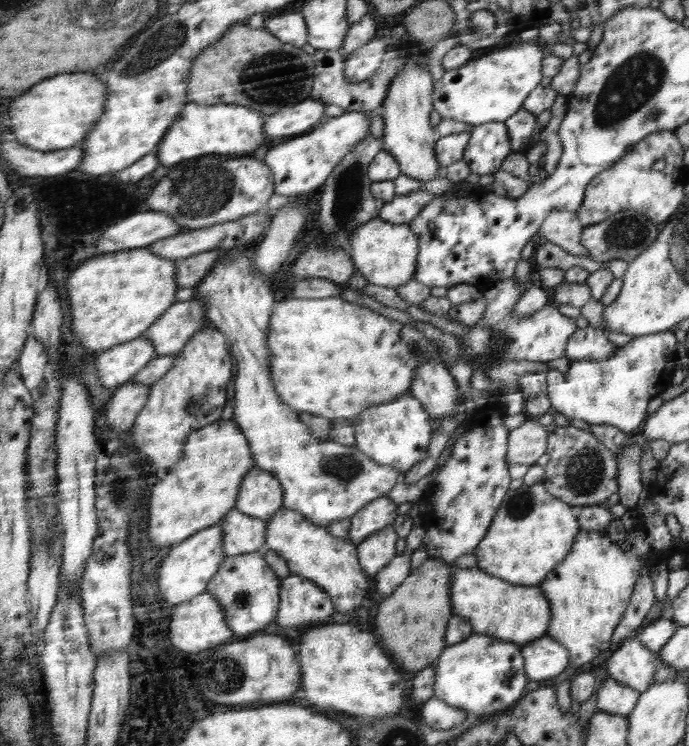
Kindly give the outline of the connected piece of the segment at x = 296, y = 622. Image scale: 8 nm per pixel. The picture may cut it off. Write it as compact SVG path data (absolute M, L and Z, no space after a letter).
M289 574L281 579L281 604L278 626L312 628L326 624L334 608L330 595L308 578Z

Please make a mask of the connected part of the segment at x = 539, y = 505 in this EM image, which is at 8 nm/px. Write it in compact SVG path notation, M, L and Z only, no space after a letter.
M542 482L510 489L510 498L497 511L498 518L494 518L494 526L490 525L486 542L474 550L475 568L518 585L540 584L568 556L576 534L582 531L580 519L572 513L572 508L550 494Z

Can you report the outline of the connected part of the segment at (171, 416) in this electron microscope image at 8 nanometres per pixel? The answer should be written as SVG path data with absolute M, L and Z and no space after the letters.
M209 325L194 334L190 344L176 354L176 366L166 377L152 385L152 396L131 430L134 436L133 448L147 458L152 470L158 474L162 472L164 476L170 472L170 468L184 460L190 434L220 420L228 400L226 386L232 380L234 368L230 358L231 350L226 344L224 333Z

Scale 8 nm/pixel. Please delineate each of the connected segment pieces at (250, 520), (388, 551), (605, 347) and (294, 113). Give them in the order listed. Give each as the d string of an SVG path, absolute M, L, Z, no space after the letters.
M234 508L230 510L229 514L226 514L224 519L218 522L218 525L222 526L222 530L225 531L224 551L226 556L234 557L242 554L262 552L261 547L265 544L265 538L268 536L269 523L266 522L266 519L250 517Z
M392 525L357 544L357 554L366 574L374 577L396 556L397 531Z
M588 326L578 328L577 332L570 337L566 357L570 360L602 361L613 357L617 348L618 346L609 340L609 336L602 328Z
M310 98L297 105L286 107L276 114L265 118L266 138L282 140L288 136L302 135L324 118L324 110L328 104Z

